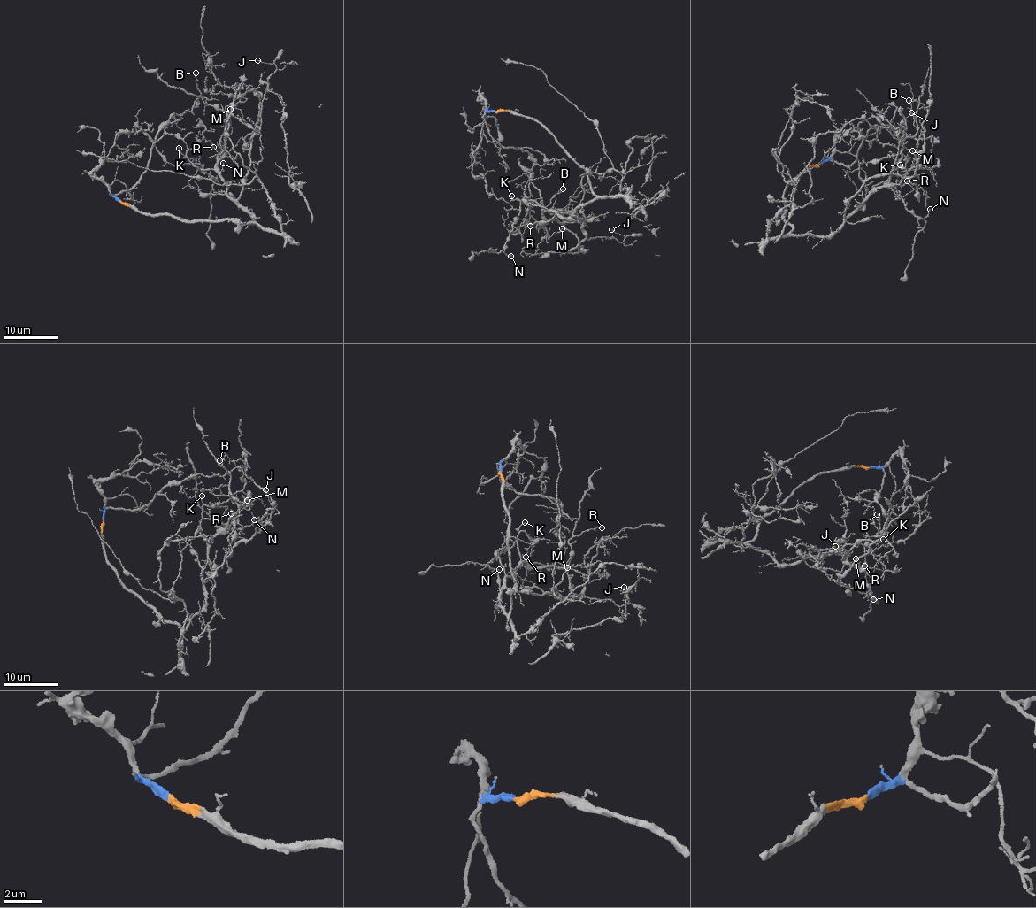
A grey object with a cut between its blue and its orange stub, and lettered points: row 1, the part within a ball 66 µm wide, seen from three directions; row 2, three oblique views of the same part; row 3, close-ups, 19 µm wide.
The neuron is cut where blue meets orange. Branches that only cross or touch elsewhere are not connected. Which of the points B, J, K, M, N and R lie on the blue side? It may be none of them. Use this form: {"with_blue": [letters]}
{"with_blue": []}

